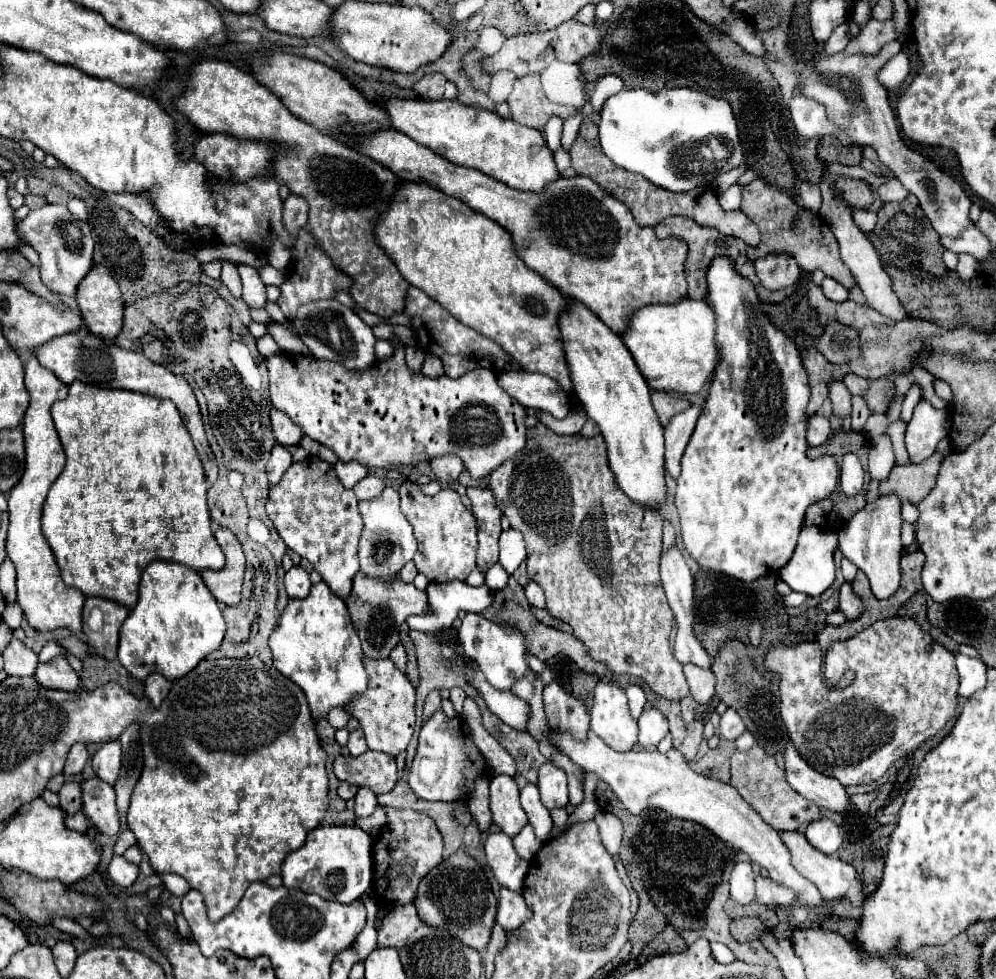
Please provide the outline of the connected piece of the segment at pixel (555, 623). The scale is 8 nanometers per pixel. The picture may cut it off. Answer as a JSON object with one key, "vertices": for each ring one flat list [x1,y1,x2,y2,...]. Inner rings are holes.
{"vertices":[[532,607,532,613,534,613,534,617,536,617,540,623,550,625,550,627,560,629,560,631,568,631,568,633,570,633,570,625,566,625,566,623,562,623,562,621,558,621,558,619,554,619,546,609,536,609,536,607]]}

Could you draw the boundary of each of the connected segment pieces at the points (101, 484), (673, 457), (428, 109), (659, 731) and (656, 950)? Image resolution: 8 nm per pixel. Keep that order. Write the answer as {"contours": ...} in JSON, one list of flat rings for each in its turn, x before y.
{"contours":[[[76,381,70,385,68,397,62,401,56,401,52,405,52,417,54,417,54,425,58,429,58,437,60,437,64,453,66,453,66,465,64,465,64,471,60,473,60,477,50,487,50,493,46,497,44,511,42,511,42,533,44,533,46,541,50,543,54,555,56,555,56,561,58,561,60,571,62,571,62,581,68,587,76,587,84,595,96,595,96,597,112,599,112,601,132,609,138,601,138,581,140,581,140,575,144,573,142,569,148,567,152,561,180,563,180,565,186,565,194,571,204,571,204,569,220,571,220,569,224,569,226,557,224,557,222,549,218,547,214,533,212,533,212,527,210,527,210,511,208,511,208,503,206,503,208,485,206,485,202,461,200,461,200,457,192,445,192,437,188,437,188,429,184,429,184,421,182,421,178,409,168,399,158,399,152,395,140,395,134,391,102,389,102,387,94,387,94,385]],[[696,405,688,407,686,411,674,415,670,423,664,429,666,437,666,471,676,479,680,475,680,459,684,455,684,449,690,441,690,435,694,433,694,425,700,417,700,409]],[[390,99,384,109,388,111,394,129,400,129,420,145,430,147,450,163,478,169,512,189,540,193,548,183,562,177,554,163,554,153,538,129,520,125,512,119,502,121,494,111,468,107,456,99]],[[654,707,644,709,638,719,638,743,642,747,656,747,668,735,668,719]],[[668,923,668,925,664,927,664,931,660,931,660,933,642,949,642,953,640,953,640,957,638,957,638,963,644,963,644,961,648,961,648,959,654,957,654,955,680,953,680,951,684,951,684,949,688,949,686,941,684,941,684,939,680,937,680,933]]]}

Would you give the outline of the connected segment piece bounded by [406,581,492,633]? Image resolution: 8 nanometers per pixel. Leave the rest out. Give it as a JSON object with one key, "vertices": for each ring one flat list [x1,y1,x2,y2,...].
{"vertices":[[450,581,450,583,430,583,428,599,432,605,430,615,420,617,408,617,406,623,410,629,420,629,424,633,434,633,438,629,446,629,452,625,452,621,464,611,480,613,484,611,492,601,492,591,486,585,472,587,462,581]]}

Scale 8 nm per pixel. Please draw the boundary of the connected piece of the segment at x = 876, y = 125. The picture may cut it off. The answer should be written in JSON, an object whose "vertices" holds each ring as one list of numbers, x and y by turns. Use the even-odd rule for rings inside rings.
{"vertices":[[894,39,894,41,888,41,878,55,872,55,872,57,844,55,844,53,830,55,822,59,816,65,816,71,806,79,802,87,802,95,822,103,828,109,828,117,832,117,832,123,840,131,844,131,852,139,852,143,860,147,864,145,874,147,878,153,878,159,918,197,920,207,924,215,930,219,936,233,940,237,954,239,960,235,960,231,974,225,972,219,968,217,972,203,952,175,948,175,946,171,940,171,936,165,926,161,920,153,904,145,904,141,900,139,894,111,888,103,888,91,876,81,876,71,880,69,880,65,884,65,892,55,900,53,900,49,902,49,900,41]]}

